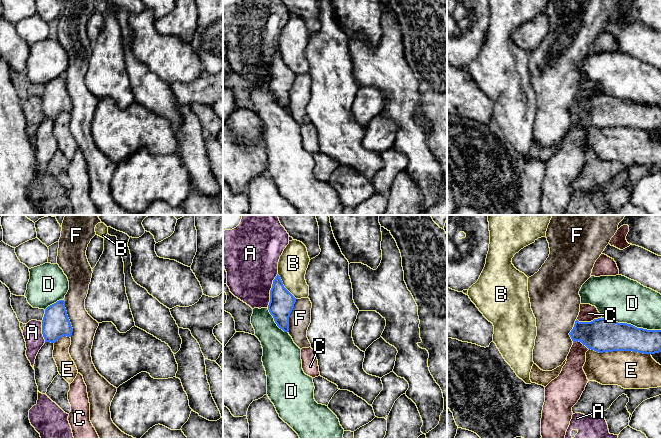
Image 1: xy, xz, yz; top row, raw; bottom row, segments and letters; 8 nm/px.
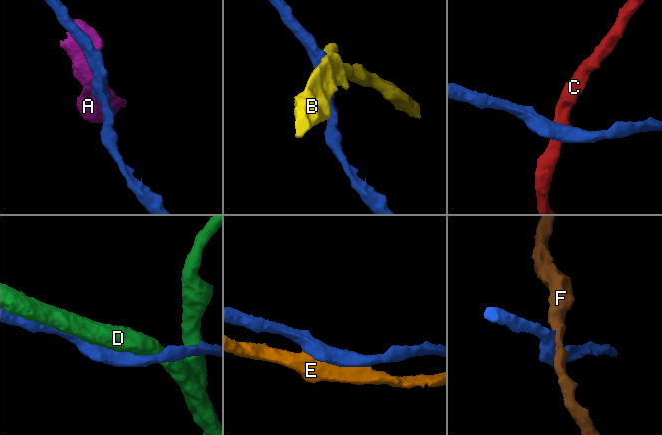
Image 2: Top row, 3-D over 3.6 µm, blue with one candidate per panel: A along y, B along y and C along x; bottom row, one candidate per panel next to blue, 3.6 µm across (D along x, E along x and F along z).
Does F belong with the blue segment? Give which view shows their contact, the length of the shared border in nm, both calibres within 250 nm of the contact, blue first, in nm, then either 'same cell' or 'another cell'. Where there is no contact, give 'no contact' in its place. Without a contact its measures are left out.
meets blue in xy; contact 300 nm long; 220 nm thick on the blue side, 190 nm on the other; another cell

